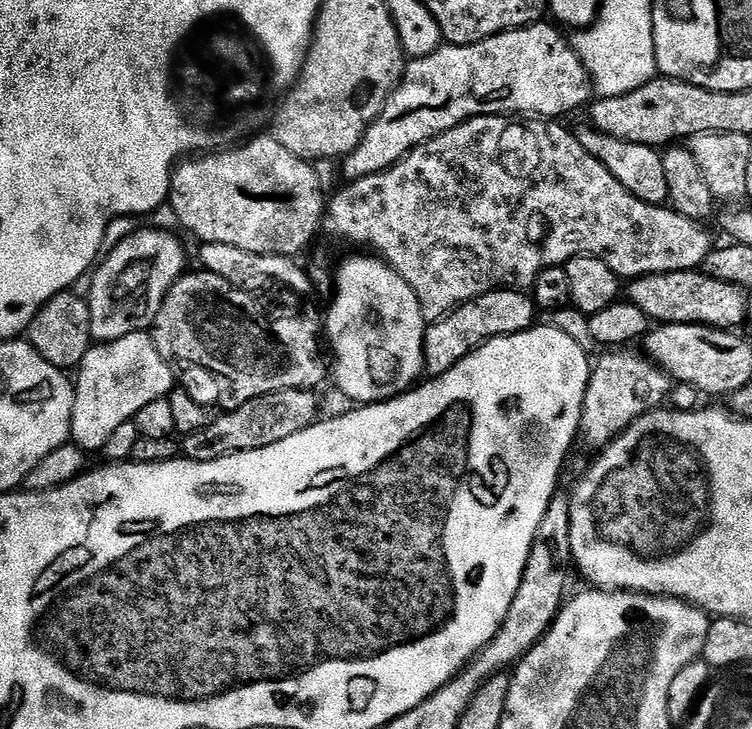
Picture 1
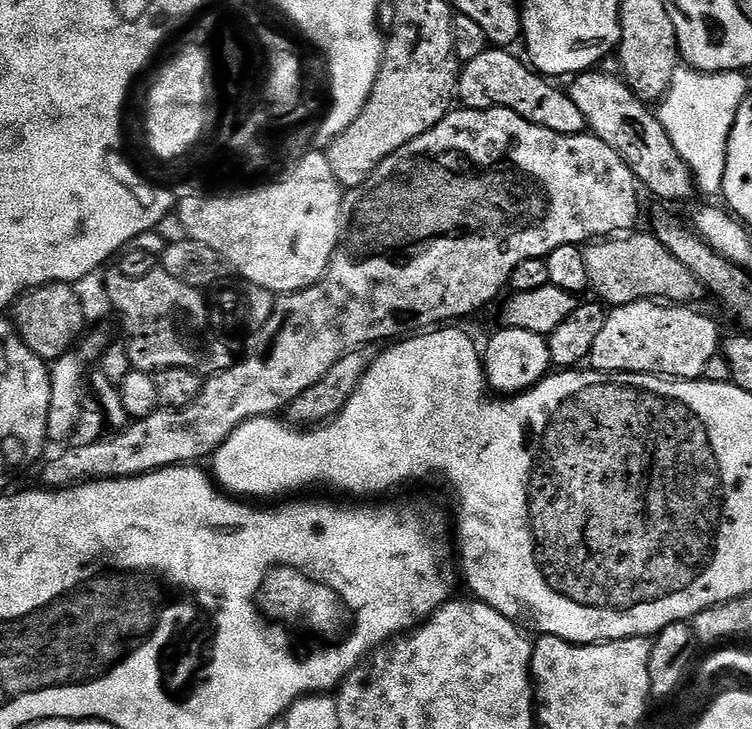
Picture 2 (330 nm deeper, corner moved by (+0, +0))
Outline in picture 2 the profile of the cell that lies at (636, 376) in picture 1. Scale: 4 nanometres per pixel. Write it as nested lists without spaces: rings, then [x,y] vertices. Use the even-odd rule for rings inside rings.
[[[639,300],[629,304],[615,305],[605,315],[604,325],[594,342],[590,357],[593,372],[633,372],[647,376],[662,376],[674,380],[699,380],[706,370],[706,362],[721,351],[722,335],[708,316],[699,312],[699,307],[687,304],[669,304],[658,300]]]

